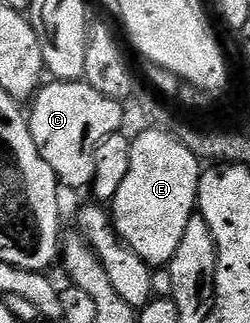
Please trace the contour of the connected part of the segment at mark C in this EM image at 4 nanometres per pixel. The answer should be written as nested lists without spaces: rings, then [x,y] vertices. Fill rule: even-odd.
[[[50,79],[37,89],[31,100],[32,104],[33,109],[28,109],[27,119],[31,138],[35,138],[35,146],[43,158],[43,162],[47,162],[47,166],[51,166],[51,170],[55,170],[58,181],[64,187],[66,184],[69,188],[88,189],[95,178],[95,154],[99,150],[99,146],[108,136],[122,131],[121,123],[125,120],[125,112],[121,109],[124,108],[122,101],[104,96],[99,90],[95,90],[81,80]]]

